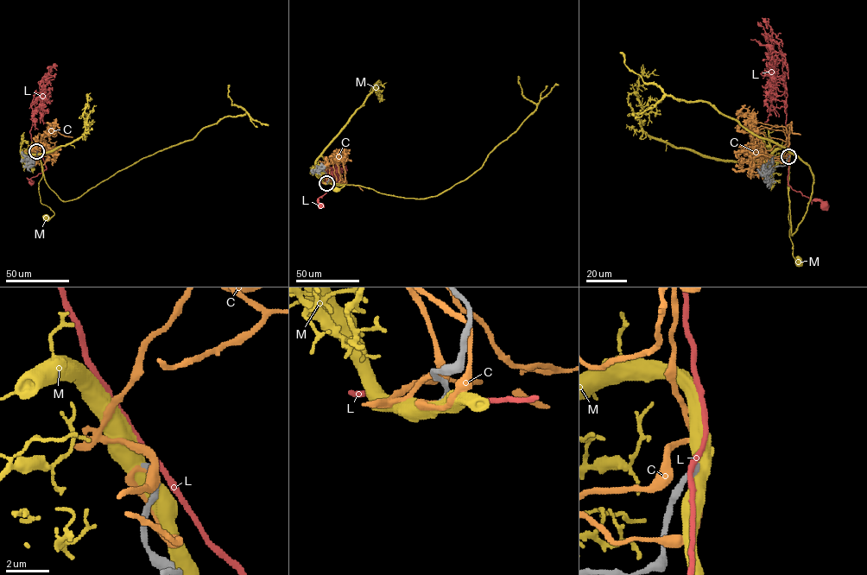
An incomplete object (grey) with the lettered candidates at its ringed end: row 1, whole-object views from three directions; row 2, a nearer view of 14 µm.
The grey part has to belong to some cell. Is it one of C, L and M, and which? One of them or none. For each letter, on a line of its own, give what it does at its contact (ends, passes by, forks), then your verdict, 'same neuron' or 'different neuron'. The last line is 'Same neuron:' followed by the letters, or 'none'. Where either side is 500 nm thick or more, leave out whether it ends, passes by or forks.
C: it passes by | same neuron
L: it passes by | different neuron
M: different neuron
Same neuron: C

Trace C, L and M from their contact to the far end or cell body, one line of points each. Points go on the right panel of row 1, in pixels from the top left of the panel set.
C: (788, 156), (785, 162), (777, 160), (788, 153), (789, 125), (787, 133), (746, 112), (736, 114)
L: (788, 155), (788, 185), (813, 200), (820, 200), (825, 205)
M: (788, 156), (789, 236), (793, 256), (798, 262)

